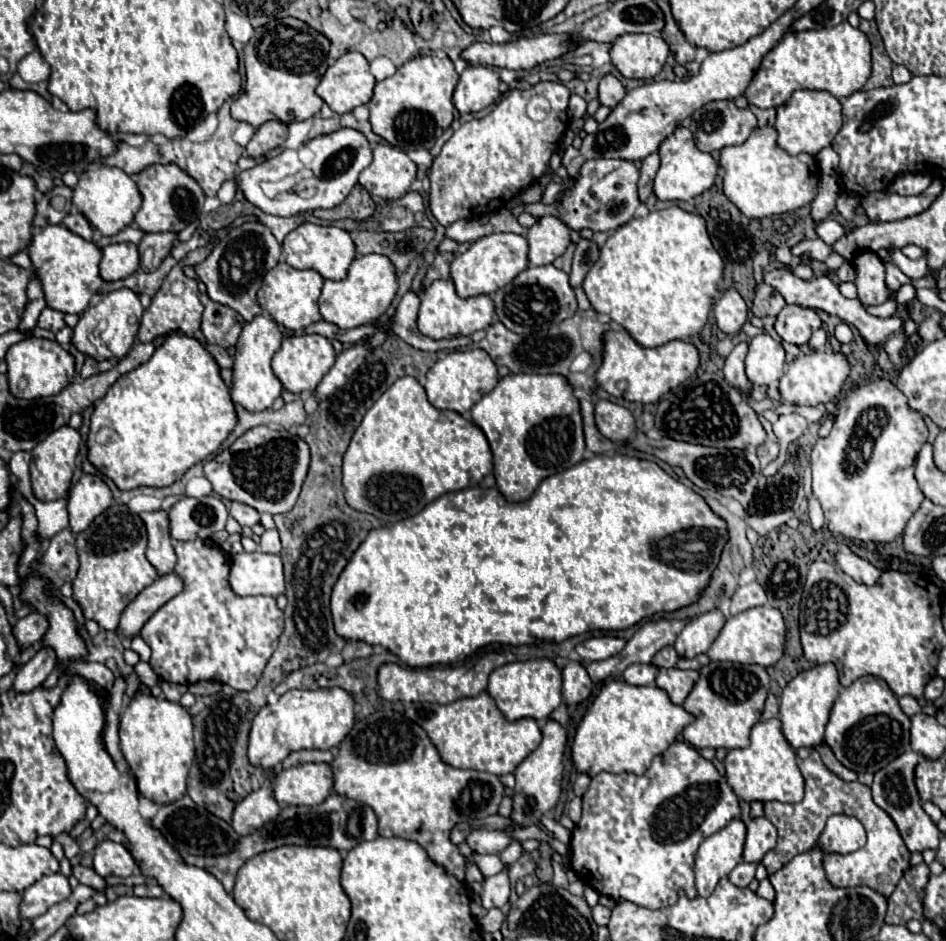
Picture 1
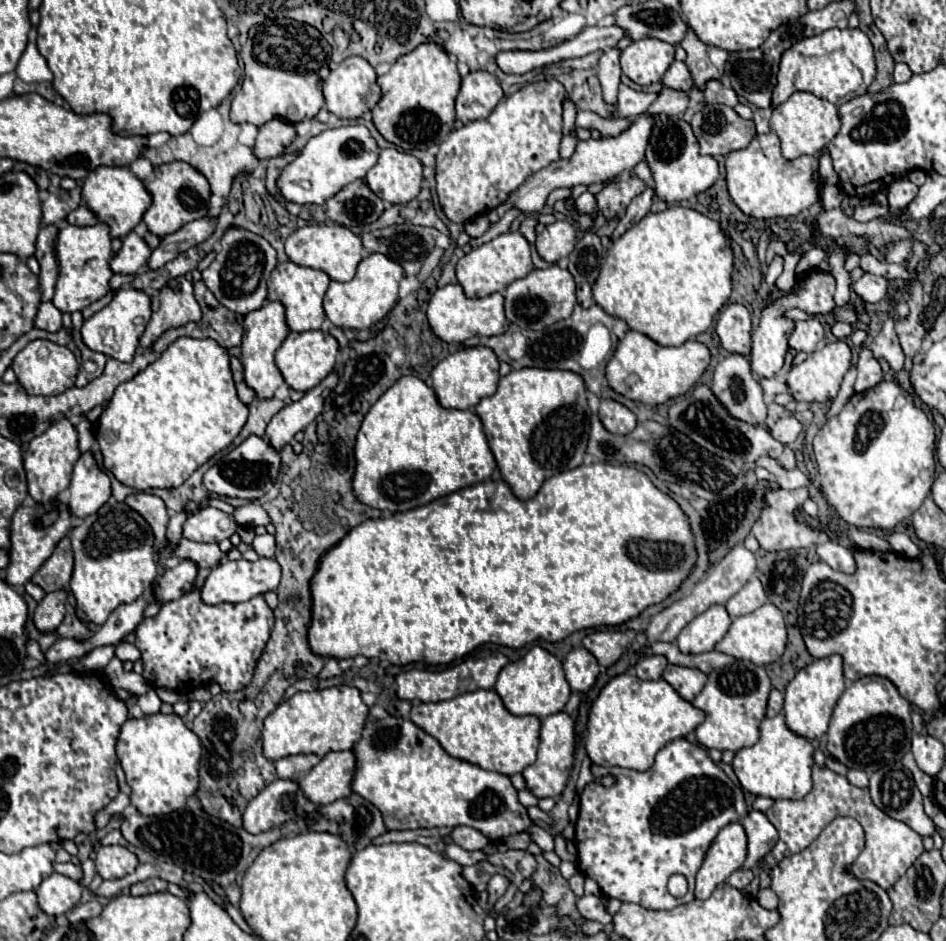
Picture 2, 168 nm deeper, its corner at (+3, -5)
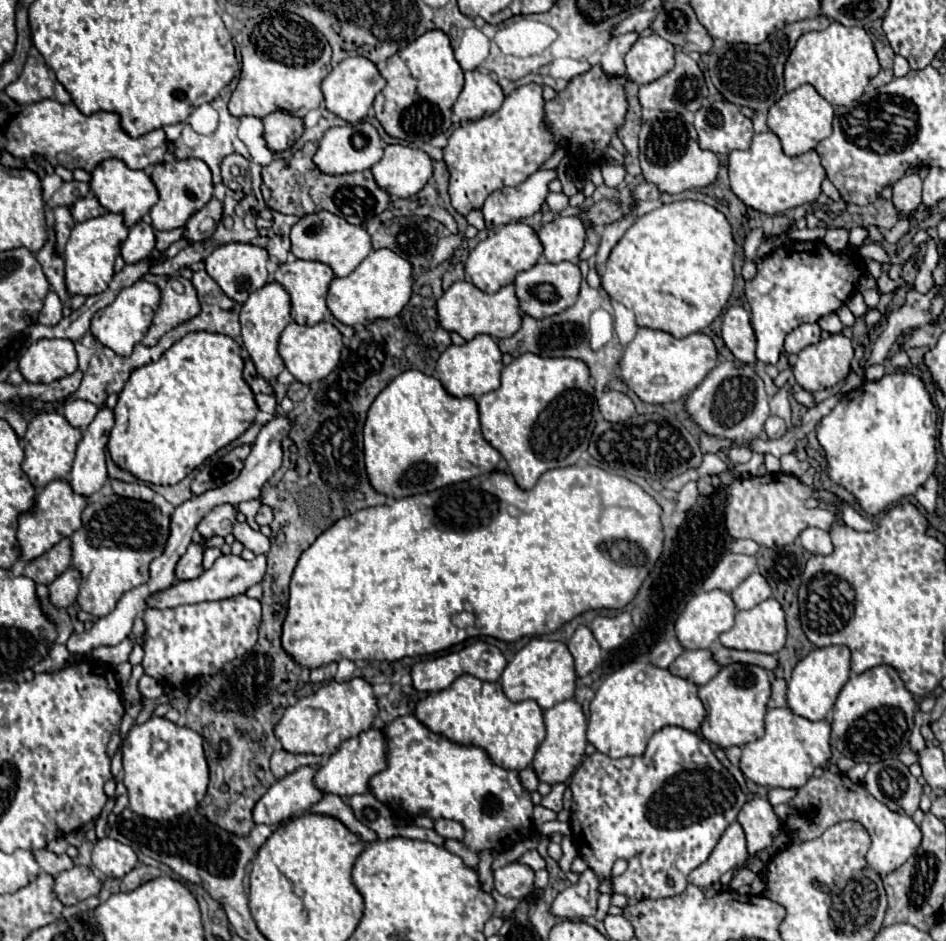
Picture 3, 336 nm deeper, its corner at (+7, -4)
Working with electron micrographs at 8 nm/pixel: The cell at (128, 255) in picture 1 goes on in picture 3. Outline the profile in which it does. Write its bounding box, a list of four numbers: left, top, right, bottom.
[121,220,155,264]

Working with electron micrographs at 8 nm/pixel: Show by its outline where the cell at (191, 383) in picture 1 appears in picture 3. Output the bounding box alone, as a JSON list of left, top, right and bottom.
[109,332,259,484]

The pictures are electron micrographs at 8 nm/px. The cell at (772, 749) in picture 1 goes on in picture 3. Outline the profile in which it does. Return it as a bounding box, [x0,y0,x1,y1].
[741,706,831,788]

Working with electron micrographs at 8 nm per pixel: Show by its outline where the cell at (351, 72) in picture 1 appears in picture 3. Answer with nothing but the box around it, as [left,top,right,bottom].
[321,56,385,124]

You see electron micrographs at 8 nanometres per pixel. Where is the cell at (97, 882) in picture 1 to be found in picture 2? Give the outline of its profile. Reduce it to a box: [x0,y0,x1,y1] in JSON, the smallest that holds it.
[53,863,83,881]

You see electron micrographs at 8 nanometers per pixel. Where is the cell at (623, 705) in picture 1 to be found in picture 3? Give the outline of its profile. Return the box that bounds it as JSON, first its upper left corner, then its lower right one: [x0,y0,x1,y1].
[587,662,705,758]

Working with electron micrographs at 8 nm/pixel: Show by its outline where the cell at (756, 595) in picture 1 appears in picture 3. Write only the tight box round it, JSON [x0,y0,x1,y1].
[731,572,771,610]

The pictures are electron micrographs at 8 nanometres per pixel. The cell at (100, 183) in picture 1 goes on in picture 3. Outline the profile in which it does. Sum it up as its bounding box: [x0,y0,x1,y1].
[91,160,159,226]

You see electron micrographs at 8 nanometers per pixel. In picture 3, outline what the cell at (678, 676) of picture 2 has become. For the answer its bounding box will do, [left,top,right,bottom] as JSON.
[669,650,721,686]

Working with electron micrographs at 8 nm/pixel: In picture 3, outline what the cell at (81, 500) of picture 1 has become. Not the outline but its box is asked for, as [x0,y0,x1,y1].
[69,406,113,496]

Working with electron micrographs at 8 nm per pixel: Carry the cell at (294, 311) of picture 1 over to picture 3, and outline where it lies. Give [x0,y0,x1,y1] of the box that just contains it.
[275,260,335,324]

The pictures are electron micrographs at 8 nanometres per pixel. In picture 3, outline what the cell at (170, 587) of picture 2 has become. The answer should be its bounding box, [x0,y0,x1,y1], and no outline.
[175,542,203,580]

